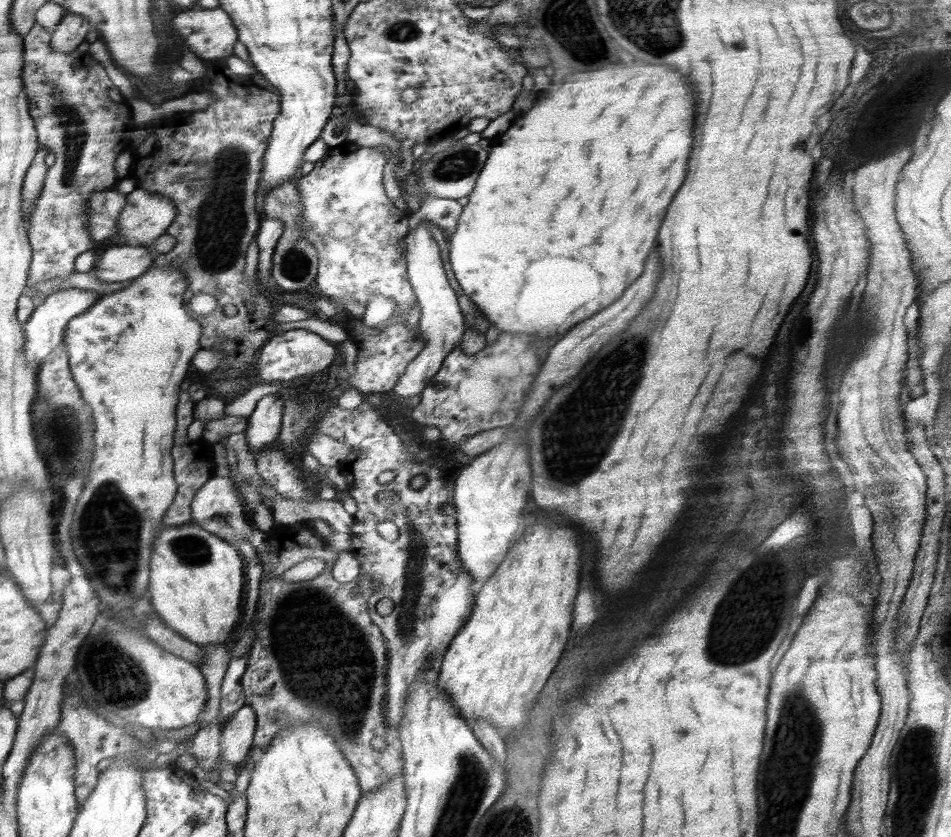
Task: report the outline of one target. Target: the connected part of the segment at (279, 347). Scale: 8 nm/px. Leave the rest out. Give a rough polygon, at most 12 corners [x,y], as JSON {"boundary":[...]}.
{"boundary":[[306,329],[280,332],[256,354],[260,381],[328,368],[338,352]]}

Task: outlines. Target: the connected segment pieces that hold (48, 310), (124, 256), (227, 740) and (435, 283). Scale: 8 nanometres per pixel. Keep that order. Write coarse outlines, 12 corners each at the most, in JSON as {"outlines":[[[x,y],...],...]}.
{"outlines":[[[54,292],[22,325],[26,362],[44,360],[100,294]],[[148,245],[107,249],[93,266],[99,282],[138,278],[154,264]],[[242,705],[221,727],[221,759],[254,754],[256,714]],[[422,220],[405,238],[426,341],[394,385],[418,396],[461,343],[464,317]]]}

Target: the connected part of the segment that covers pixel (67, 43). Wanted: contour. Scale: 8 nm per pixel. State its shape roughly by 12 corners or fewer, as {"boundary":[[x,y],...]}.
{"boundary":[[66,14],[53,31],[51,48],[76,51],[91,29],[88,18]]}

